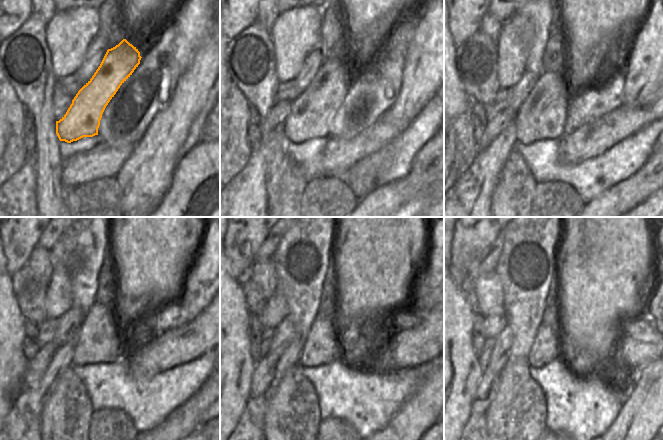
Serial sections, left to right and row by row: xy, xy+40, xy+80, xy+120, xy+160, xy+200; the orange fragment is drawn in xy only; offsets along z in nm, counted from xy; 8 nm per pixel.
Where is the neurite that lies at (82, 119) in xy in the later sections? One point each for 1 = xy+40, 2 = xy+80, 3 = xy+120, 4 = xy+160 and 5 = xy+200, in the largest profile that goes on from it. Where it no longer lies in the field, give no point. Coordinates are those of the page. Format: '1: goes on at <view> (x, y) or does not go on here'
1: goes on at xy+40 (313, 113)
2: goes on at xy+80 (543, 114)
3: goes on at xy+120 (96, 340)
4: goes on at xy+160 (321, 347)
5: goes on at xy+200 (546, 347)

